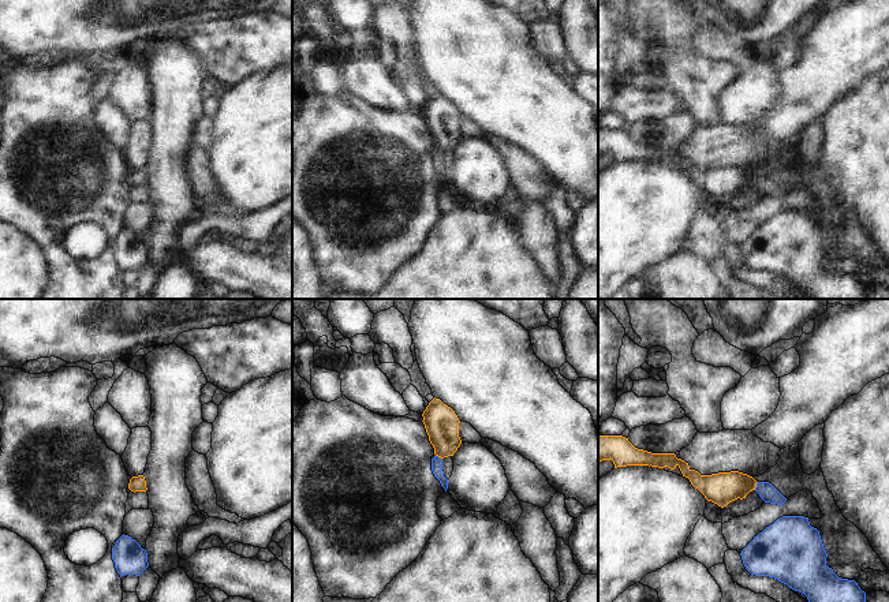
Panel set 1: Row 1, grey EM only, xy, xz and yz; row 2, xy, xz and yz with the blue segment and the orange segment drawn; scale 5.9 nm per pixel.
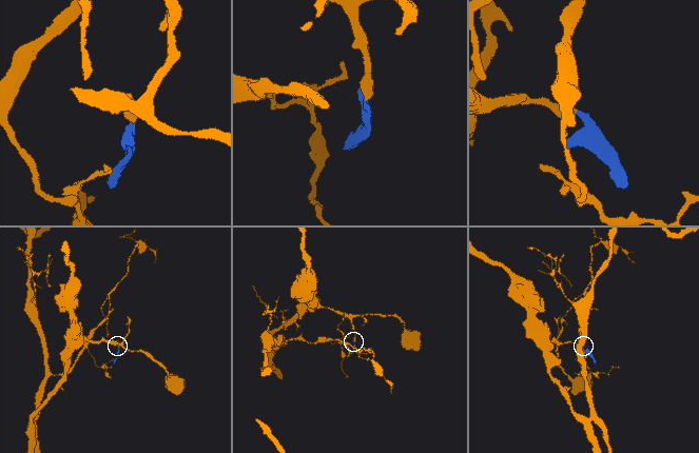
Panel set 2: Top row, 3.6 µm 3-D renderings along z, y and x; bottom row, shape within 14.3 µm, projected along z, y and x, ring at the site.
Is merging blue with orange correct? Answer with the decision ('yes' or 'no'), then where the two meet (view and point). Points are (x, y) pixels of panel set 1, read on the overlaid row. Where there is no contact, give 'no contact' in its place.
yes | yz (757, 486)

